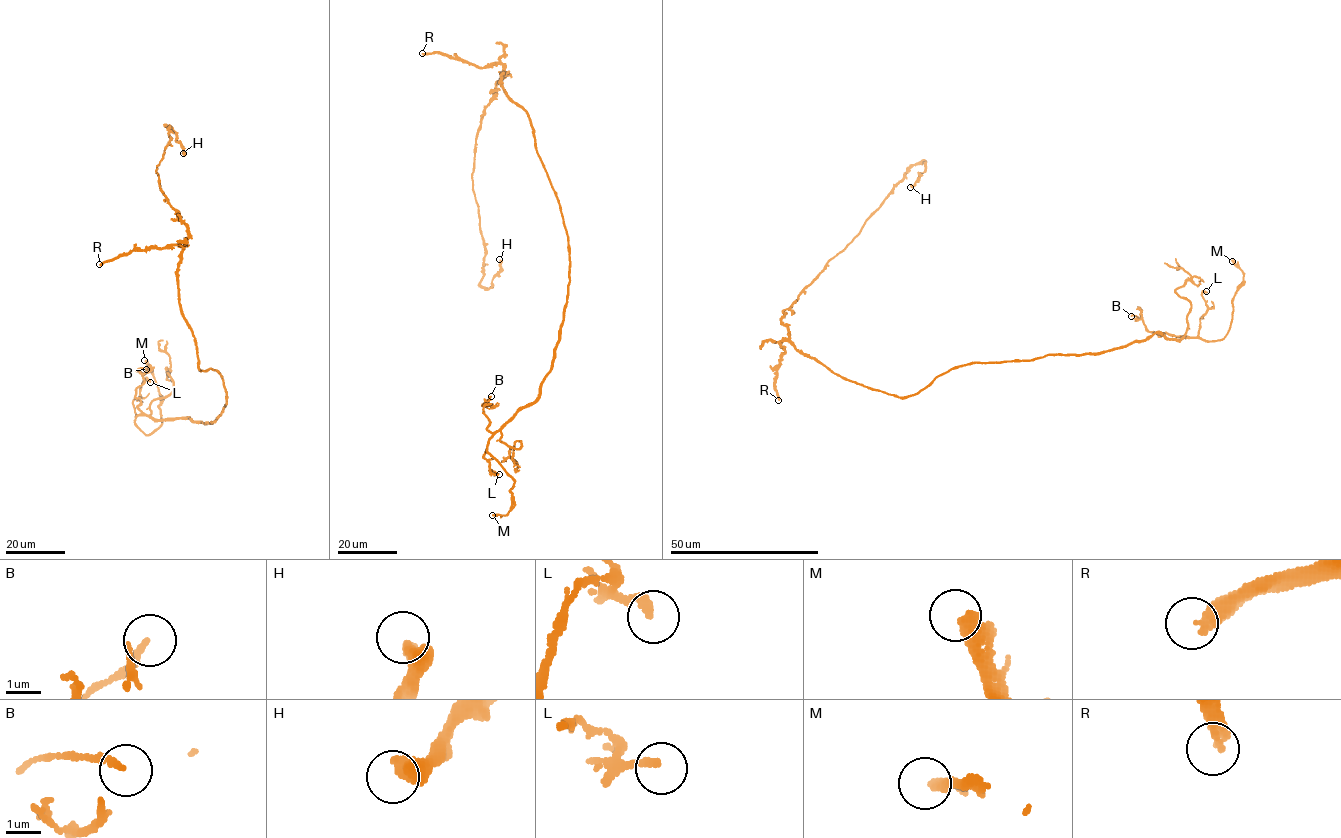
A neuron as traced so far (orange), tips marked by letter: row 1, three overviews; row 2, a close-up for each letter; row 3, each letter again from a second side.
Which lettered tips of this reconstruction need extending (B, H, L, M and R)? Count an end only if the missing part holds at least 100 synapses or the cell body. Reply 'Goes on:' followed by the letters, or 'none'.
Goes on: M, R

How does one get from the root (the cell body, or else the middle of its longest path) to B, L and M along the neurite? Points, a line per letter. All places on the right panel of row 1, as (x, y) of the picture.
B: (918, 392), (968, 363), (1102, 353), (1156, 333), (1183, 338), (1158, 335), (1131, 316)
L: (918, 392), (968, 363), (1102, 353), (1156, 333), (1195, 337), (1206, 291)
M: (918, 392), (939, 375), (972, 363), (1102, 353), (1156, 333), (1168, 340), (1223, 339), (1243, 276), (1232, 261)

